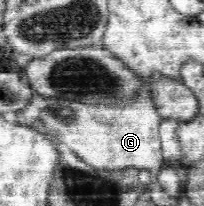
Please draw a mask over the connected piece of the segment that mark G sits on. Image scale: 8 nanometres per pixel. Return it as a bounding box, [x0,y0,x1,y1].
[17,88,168,178]

